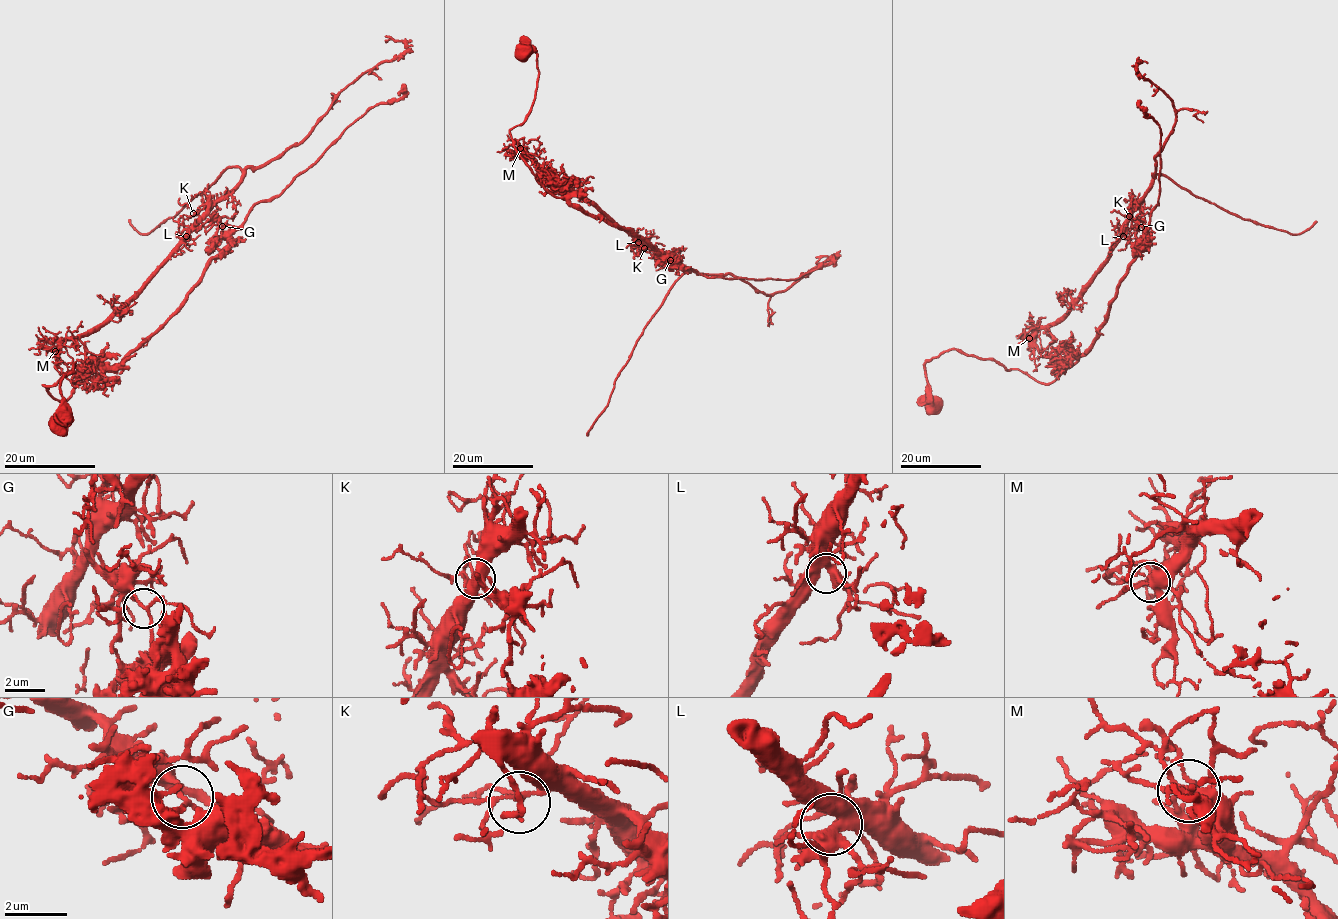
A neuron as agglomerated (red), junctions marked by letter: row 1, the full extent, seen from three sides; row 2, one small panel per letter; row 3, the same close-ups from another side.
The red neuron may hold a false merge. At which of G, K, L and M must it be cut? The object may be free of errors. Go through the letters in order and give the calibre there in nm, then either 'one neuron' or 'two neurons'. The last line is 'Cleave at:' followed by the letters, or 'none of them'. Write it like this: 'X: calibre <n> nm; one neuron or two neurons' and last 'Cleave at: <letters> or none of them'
G: calibre 130 nm; two neurons
K: calibre 120 nm; one neuron
L: calibre 440 nm; one neuron
M: calibre 300 nm; one neuron
Cleave at: G

